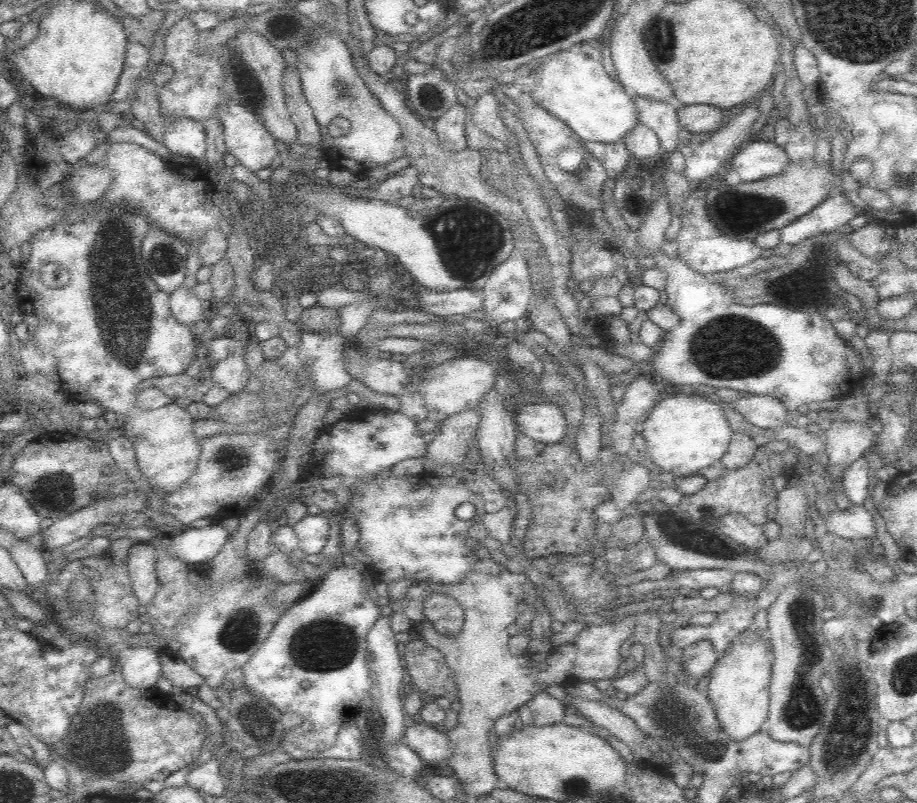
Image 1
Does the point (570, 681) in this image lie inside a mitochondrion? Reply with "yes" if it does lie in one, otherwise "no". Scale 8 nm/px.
no

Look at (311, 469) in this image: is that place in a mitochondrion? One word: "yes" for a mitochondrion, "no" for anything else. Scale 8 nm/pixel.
no

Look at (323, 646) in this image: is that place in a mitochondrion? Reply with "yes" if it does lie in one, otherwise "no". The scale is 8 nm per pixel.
yes

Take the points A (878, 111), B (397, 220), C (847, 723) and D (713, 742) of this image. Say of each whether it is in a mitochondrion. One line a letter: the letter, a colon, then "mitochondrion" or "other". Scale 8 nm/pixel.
A: other
B: other
C: mitochondrion
D: mitochondrion

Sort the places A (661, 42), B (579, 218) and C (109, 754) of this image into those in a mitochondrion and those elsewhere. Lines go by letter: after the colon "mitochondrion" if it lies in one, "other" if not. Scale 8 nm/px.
A: mitochondrion
B: other
C: mitochondrion

